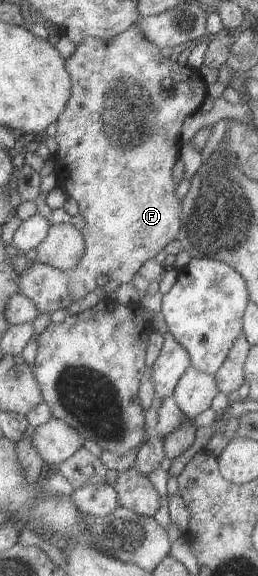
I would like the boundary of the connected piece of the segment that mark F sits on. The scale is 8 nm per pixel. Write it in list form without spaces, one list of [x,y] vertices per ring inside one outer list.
[[[137,24],[132,25],[128,30],[125,30],[113,39],[102,40],[87,38],[84,42],[76,46],[76,52],[65,60],[65,69],[68,71],[71,78],[71,95],[64,112],[58,117],[58,131],[55,135],[55,139],[60,149],[54,154],[54,171],[58,186],[63,189],[68,198],[74,198],[78,202],[79,213],[86,218],[86,225],[81,230],[85,238],[86,254],[75,269],[61,271],[52,266],[34,261],[30,269],[19,277],[20,292],[34,303],[40,314],[52,314],[60,309],[68,310],[73,302],[82,300],[88,293],[97,289],[96,278],[99,274],[107,275],[110,279],[116,280],[119,284],[133,281],[139,268],[142,267],[146,261],[156,257],[169,243],[179,237],[182,224],[182,203],[181,199],[176,195],[176,190],[179,185],[176,185],[176,181],[174,181],[172,169],[179,160],[181,153],[181,127],[186,117],[192,117],[201,110],[201,106],[208,96],[208,86],[205,84],[201,73],[196,69],[189,68],[188,66],[183,67],[171,61],[166,51],[162,51],[162,49],[146,39]]]

